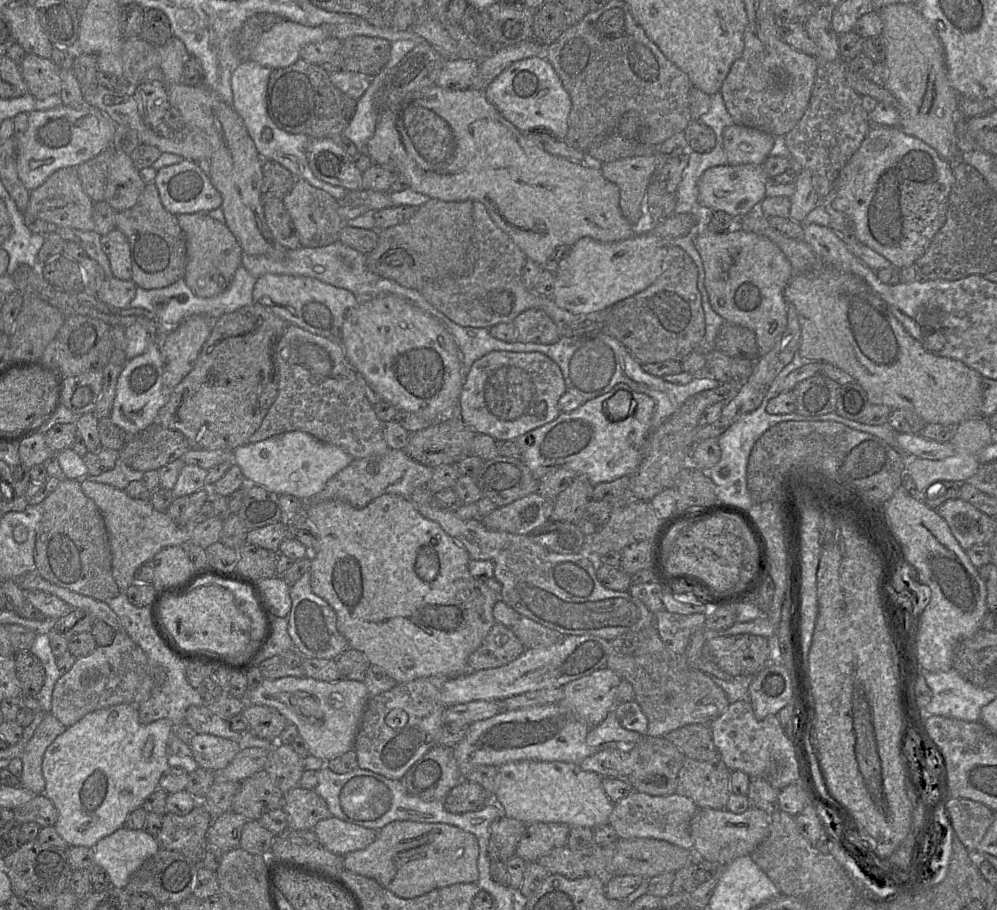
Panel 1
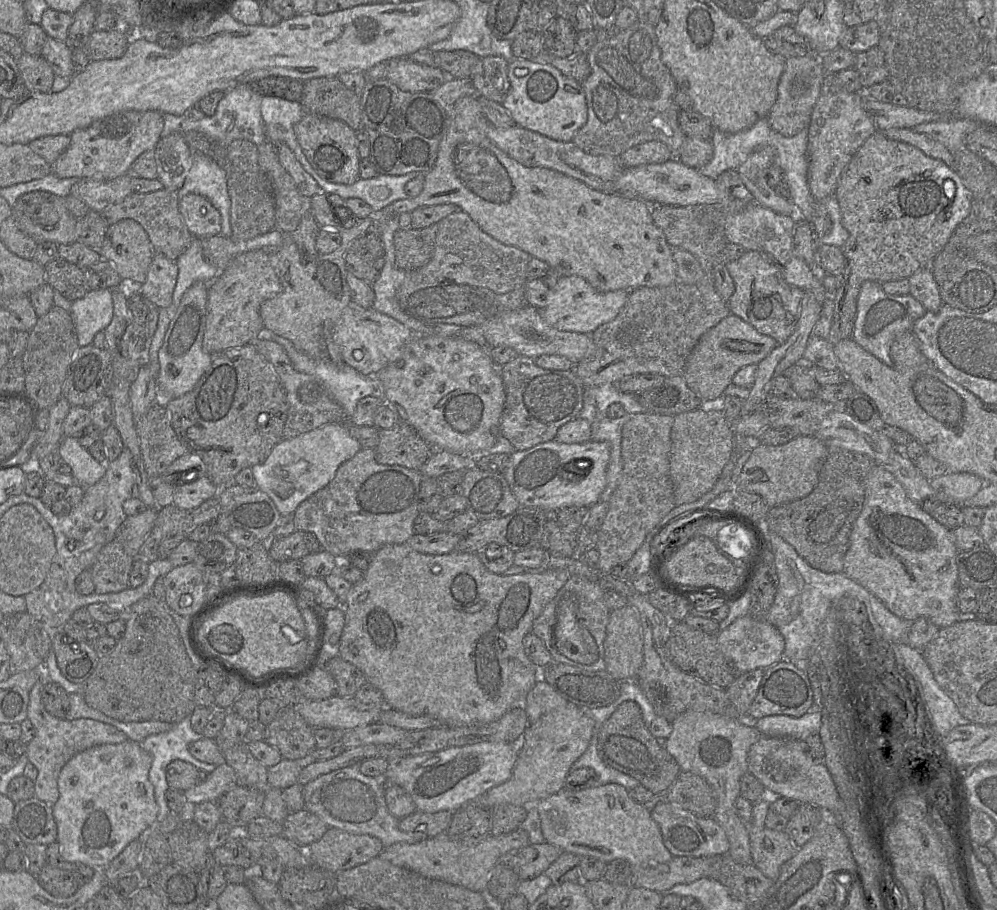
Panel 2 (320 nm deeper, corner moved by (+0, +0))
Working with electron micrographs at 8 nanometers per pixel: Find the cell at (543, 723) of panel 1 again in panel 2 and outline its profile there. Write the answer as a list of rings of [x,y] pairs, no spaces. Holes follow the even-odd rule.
[[[483,741],[454,746],[432,753],[406,756],[390,765],[382,781],[402,787],[413,799],[417,810],[426,813],[454,812],[477,801],[490,789],[512,776],[519,755],[519,743]]]

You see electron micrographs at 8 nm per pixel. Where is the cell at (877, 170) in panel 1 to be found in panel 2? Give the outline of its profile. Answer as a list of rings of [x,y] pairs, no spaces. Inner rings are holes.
[[[876,130],[859,148],[841,175],[835,196],[838,200],[842,225],[849,237],[842,247],[846,267],[841,286],[832,297],[834,316],[827,338],[833,344],[853,338],[857,316],[857,298],[865,281],[879,283],[908,279],[929,268],[931,261],[943,249],[956,227],[969,215],[973,195],[956,172],[943,161],[931,158],[918,148],[891,140]]]

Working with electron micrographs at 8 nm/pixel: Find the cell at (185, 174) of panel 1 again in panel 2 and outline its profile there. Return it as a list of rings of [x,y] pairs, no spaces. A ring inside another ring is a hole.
[[[188,193],[179,198],[178,209],[194,237],[205,238],[221,234],[220,213],[206,197]]]

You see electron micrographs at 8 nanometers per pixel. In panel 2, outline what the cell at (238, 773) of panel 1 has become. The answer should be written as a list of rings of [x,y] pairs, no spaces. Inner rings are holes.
[[[223,761],[211,773],[208,773],[203,782],[186,790],[184,797],[188,804],[198,804],[204,801],[218,802],[220,797],[236,784],[234,769]]]

